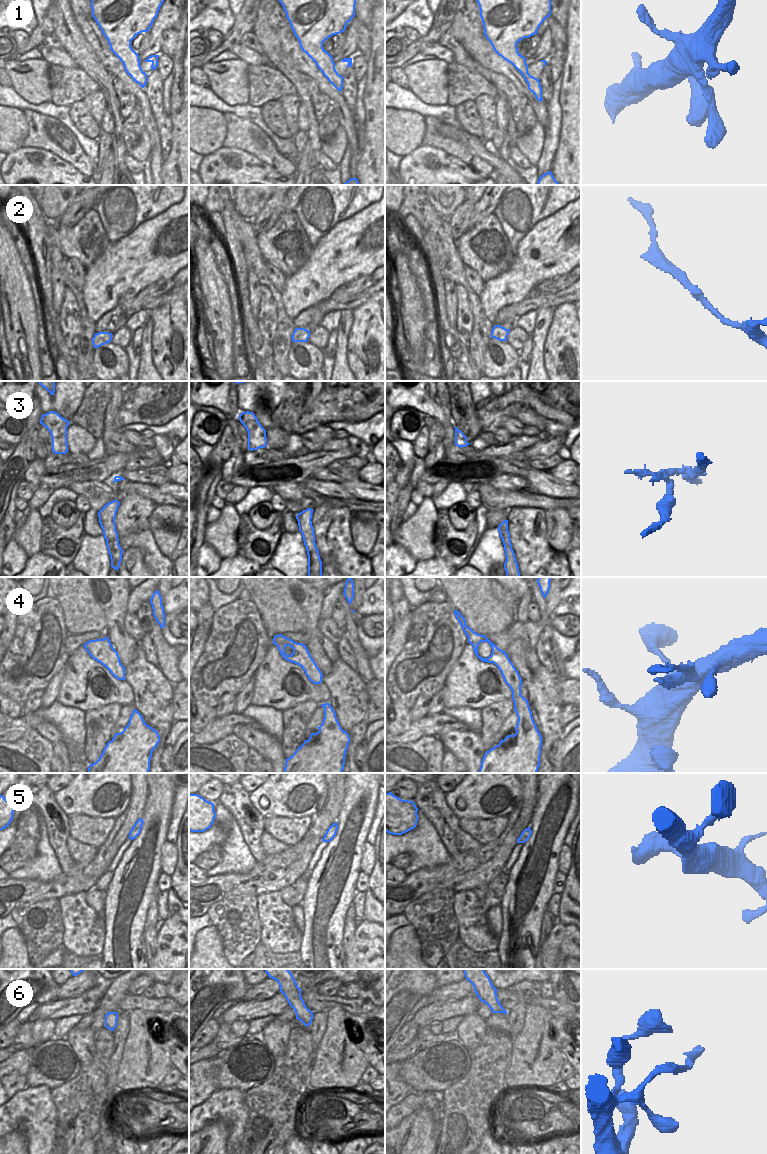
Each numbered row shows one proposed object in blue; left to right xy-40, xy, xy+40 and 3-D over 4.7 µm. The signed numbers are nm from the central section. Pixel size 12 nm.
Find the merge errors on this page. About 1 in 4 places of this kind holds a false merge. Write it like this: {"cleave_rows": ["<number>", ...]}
{"cleave_rows": ["3"]}

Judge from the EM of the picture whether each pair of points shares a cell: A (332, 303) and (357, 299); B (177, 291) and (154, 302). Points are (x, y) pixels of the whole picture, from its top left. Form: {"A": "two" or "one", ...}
{"A": "one", "B": "one"}

